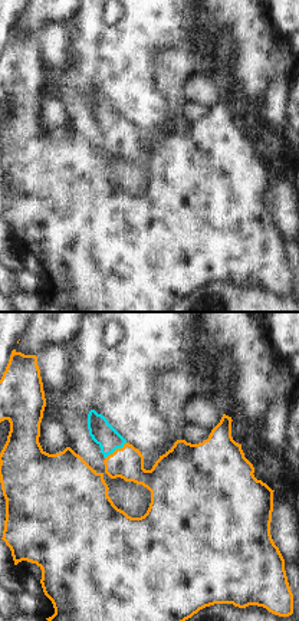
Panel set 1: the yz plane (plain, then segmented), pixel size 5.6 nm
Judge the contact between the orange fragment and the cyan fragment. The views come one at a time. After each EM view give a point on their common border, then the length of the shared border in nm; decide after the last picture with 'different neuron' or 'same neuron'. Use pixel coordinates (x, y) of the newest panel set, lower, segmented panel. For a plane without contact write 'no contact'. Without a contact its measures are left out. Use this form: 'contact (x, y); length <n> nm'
contact (117, 449); length 150 nm

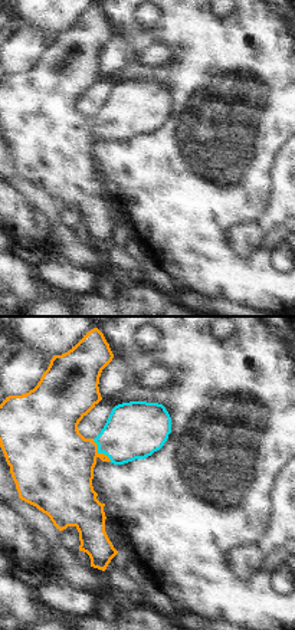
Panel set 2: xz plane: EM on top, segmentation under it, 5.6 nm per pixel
contact (100, 453); length 170 nm

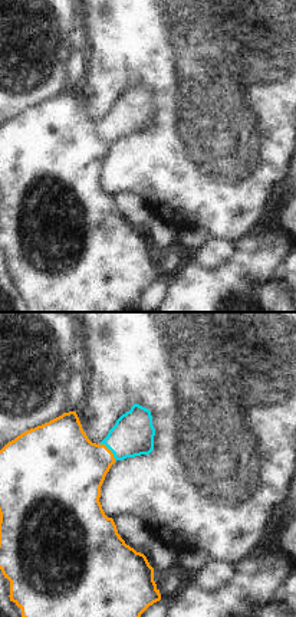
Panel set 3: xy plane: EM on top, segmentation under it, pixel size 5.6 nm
contact (109, 450); length 140 nm

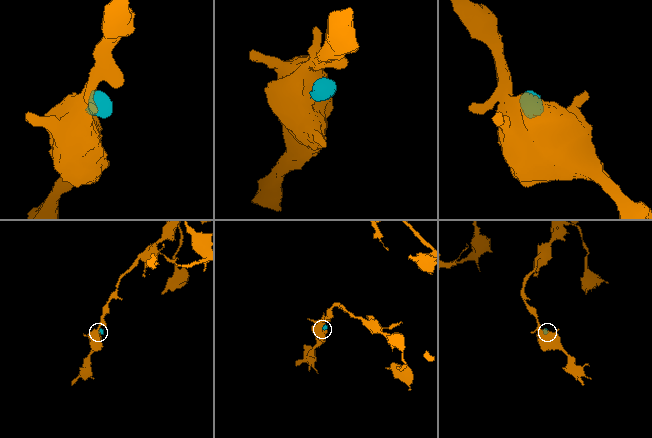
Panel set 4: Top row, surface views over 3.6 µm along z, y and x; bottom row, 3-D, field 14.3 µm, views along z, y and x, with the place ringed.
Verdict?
same neuron

